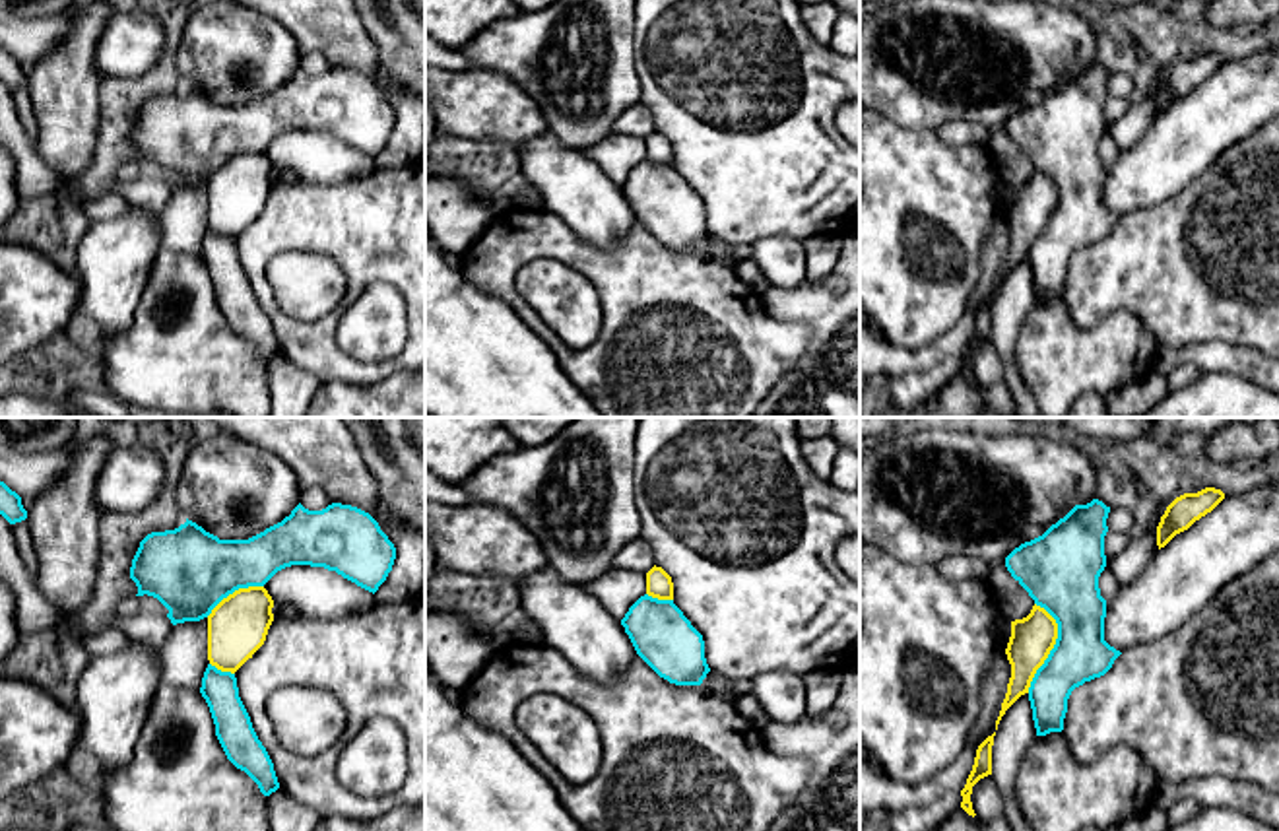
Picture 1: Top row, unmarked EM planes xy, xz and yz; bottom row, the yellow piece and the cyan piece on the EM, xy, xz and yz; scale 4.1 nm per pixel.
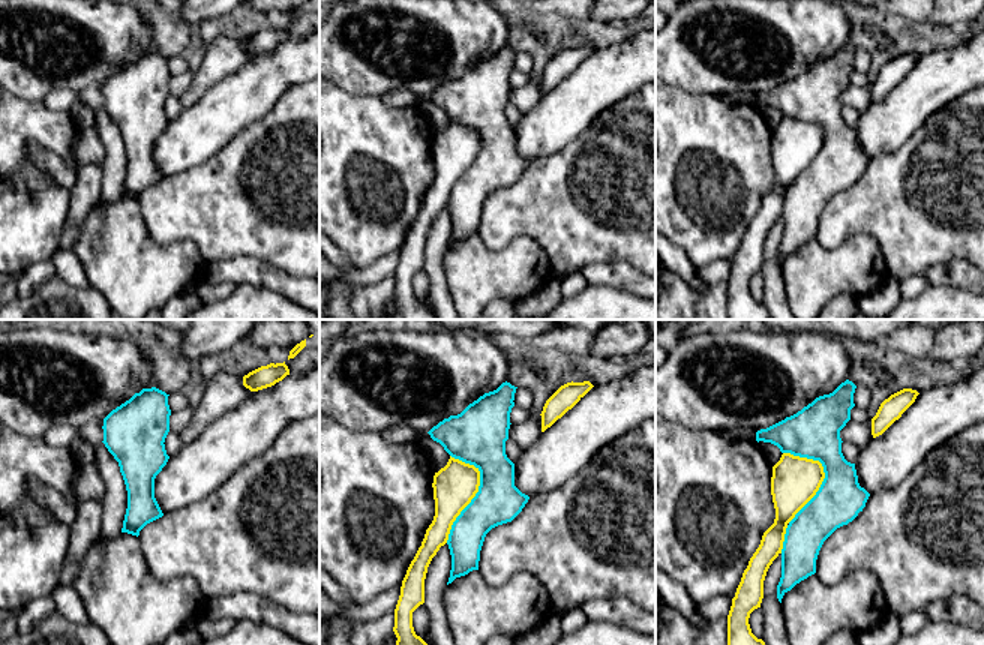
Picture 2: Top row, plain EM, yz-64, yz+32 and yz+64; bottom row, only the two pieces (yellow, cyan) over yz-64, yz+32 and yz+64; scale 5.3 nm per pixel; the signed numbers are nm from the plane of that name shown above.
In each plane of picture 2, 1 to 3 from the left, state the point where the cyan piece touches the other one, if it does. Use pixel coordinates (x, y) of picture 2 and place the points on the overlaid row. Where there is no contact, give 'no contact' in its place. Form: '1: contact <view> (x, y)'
1: no contact
2: contact yz+32 (477, 491)
3: contact yz+64 (824, 474)

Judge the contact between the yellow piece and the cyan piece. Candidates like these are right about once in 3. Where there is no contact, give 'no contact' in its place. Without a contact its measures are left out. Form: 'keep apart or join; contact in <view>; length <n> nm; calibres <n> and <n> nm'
keep apart; contact in yz; length 380 nm; calibres 180 and 260 nm

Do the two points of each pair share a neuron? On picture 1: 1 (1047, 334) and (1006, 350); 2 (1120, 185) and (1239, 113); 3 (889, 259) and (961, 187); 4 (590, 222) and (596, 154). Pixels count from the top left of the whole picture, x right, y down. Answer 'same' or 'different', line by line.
1: different
2: same
3: same
4: different

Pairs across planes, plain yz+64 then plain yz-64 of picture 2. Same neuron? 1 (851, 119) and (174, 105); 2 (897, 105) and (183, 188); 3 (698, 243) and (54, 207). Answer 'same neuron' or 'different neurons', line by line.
1: same neuron
2: different neurons
3: same neuron

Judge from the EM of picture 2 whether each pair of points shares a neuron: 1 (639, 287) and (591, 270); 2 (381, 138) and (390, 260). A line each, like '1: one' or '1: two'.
1: one
2: two

